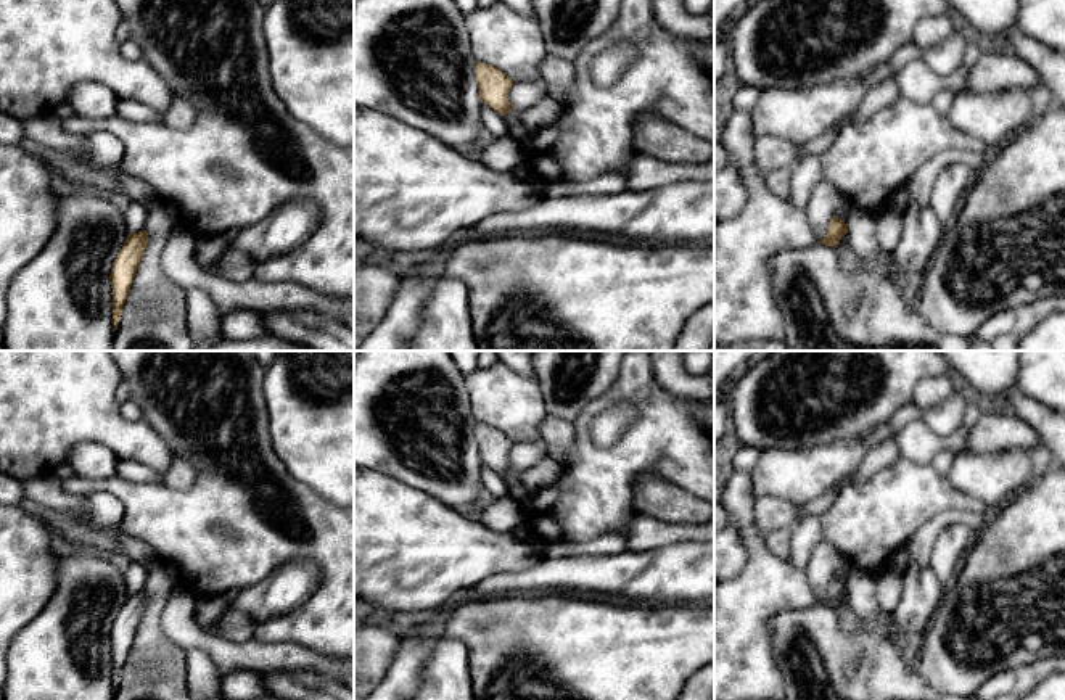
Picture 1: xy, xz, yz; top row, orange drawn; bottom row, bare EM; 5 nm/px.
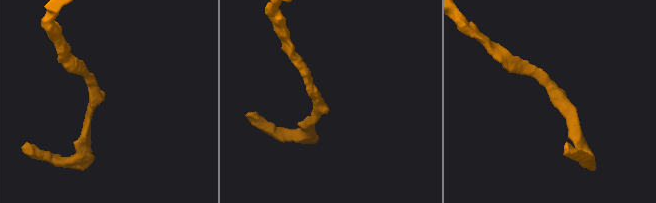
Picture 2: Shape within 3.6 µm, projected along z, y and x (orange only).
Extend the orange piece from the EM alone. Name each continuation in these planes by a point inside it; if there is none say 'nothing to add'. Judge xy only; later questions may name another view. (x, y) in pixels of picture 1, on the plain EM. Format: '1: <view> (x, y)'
nothing to add

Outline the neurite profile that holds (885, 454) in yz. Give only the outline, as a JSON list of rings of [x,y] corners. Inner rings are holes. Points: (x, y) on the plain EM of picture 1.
[[[914,402],[901,407],[888,422],[891,434],[866,454],[857,470],[848,476],[848,484],[864,483],[880,470],[891,467],[899,459],[898,431],[907,423],[919,420],[920,415],[922,410]]]

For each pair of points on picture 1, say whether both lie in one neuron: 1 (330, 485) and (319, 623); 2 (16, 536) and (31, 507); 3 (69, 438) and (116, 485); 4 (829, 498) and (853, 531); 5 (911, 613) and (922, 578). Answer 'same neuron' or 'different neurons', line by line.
1: different neurons
2: different neurons
3: different neurons
4: different neurons
5: same neuron

